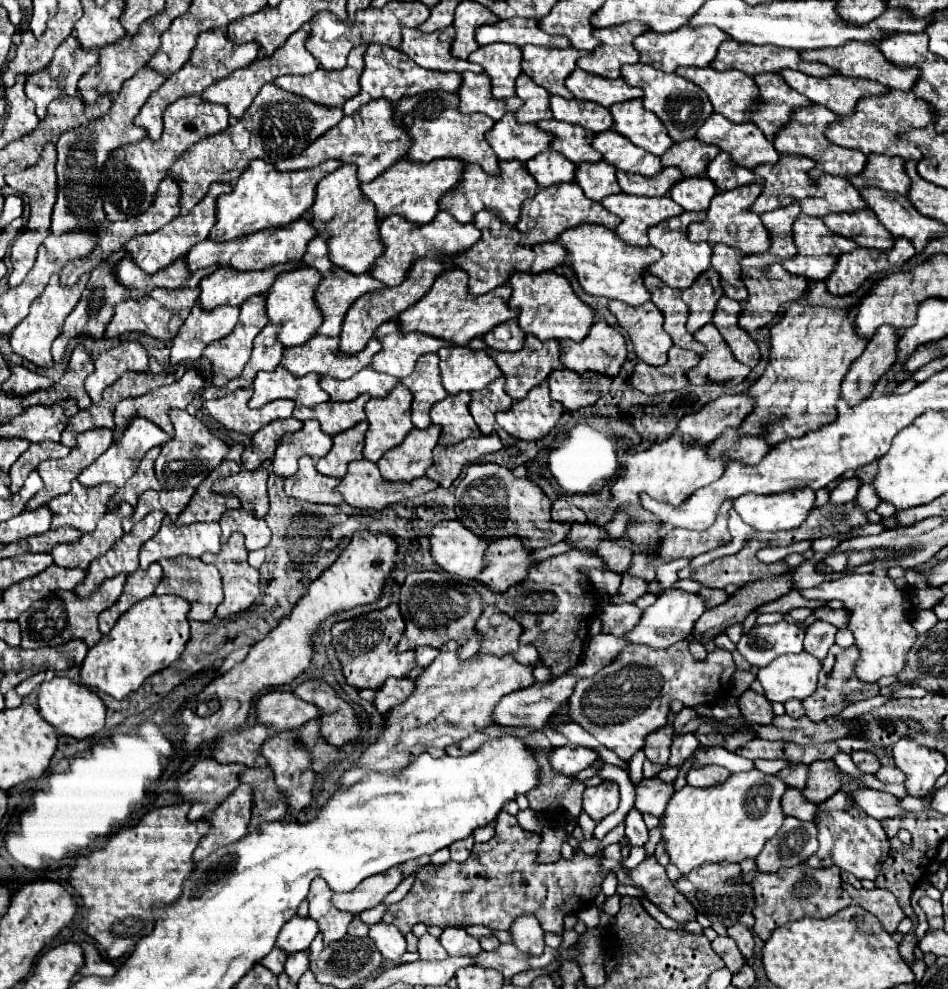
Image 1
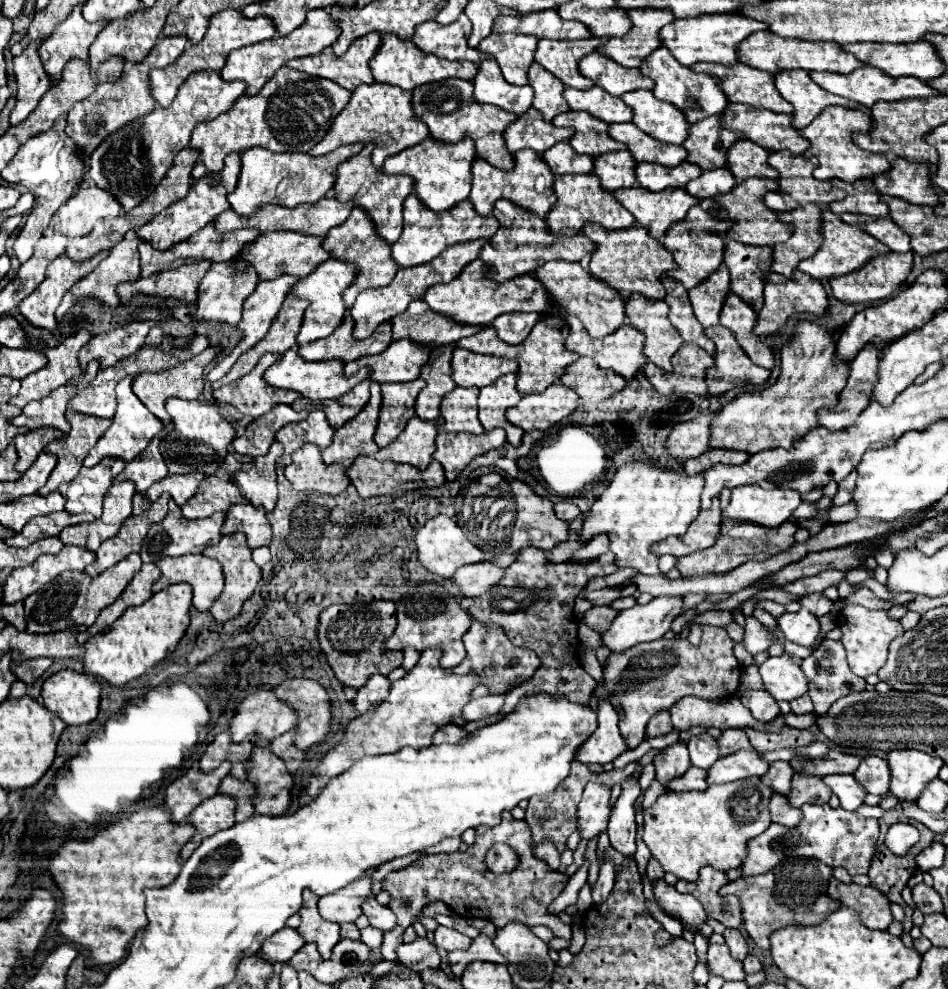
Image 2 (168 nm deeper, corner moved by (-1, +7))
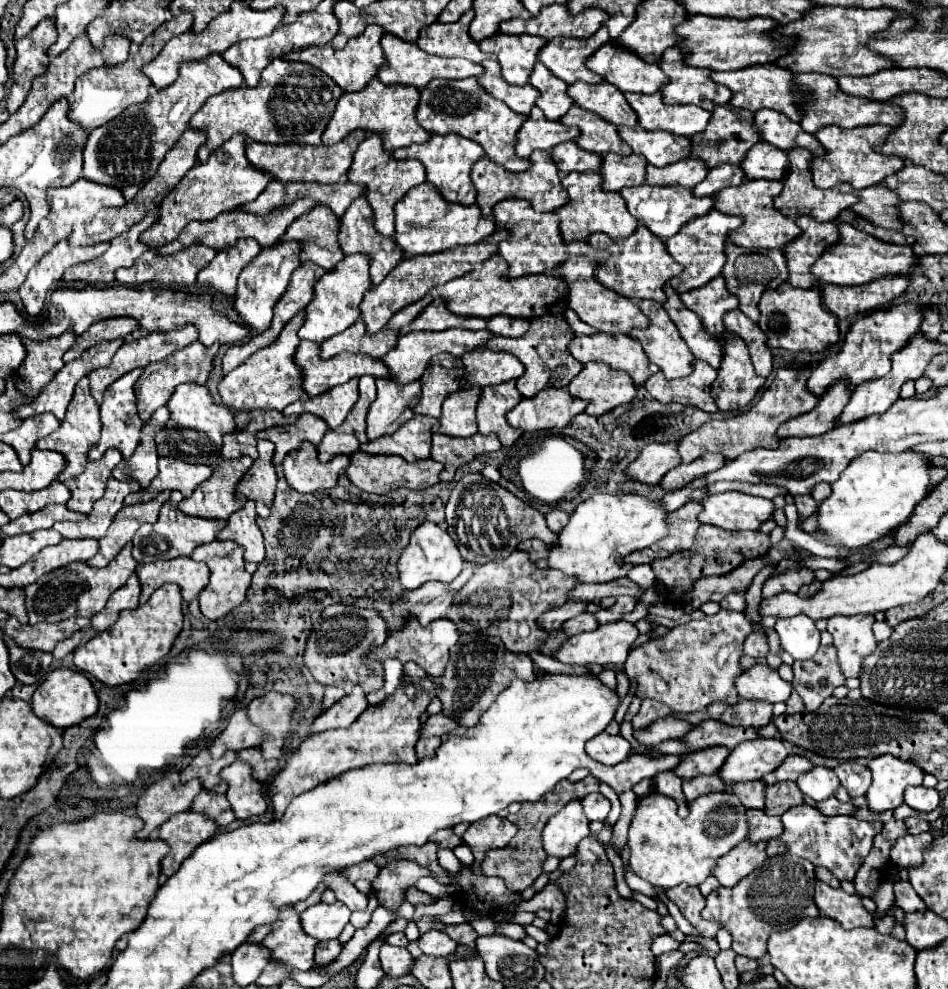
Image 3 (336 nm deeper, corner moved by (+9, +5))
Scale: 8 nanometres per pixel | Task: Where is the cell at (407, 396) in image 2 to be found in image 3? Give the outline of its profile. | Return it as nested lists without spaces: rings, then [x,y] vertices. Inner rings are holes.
[[[378,379],[378,397],[370,405],[366,417],[366,435],[370,441],[394,433],[404,421],[408,421],[414,413],[414,405],[420,399],[420,381],[412,383],[394,383],[390,379]]]

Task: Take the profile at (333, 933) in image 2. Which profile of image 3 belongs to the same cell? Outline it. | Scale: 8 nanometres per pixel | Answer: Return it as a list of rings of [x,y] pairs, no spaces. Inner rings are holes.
[[[284,907],[278,913],[278,919],[272,923],[272,931],[264,937],[262,945],[270,949],[272,961],[280,961],[300,971],[314,967],[316,941],[302,933],[298,913],[294,913],[290,907]]]

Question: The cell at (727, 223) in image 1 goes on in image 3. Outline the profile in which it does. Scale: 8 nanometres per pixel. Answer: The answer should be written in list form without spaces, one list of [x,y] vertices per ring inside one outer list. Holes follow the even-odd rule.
[[[746,181],[738,187],[726,187],[716,197],[716,209],[726,215],[738,215],[744,219],[744,225],[730,235],[732,243],[748,249],[780,249],[786,243],[794,241],[802,231],[792,217],[782,215],[774,207],[774,197],[782,191],[782,181]]]

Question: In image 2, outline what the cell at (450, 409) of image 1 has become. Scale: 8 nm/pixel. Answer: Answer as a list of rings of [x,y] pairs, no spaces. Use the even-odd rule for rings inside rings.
[[[456,387],[456,389],[450,391],[448,395],[444,395],[442,405],[440,405],[440,415],[442,415],[444,423],[438,425],[438,431],[440,431],[440,433],[458,433],[458,431],[484,433],[484,427],[482,427],[482,423],[478,421],[476,399],[478,399],[478,389],[476,389],[476,387]]]

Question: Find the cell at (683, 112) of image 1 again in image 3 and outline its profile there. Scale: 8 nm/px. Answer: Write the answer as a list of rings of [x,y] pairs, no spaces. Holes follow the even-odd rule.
[[[680,47],[668,49],[662,55],[658,65],[670,77],[670,83],[662,87],[662,95],[664,95],[666,103],[694,103],[706,111],[712,111],[716,105],[724,105],[732,99],[730,89],[726,89],[724,85],[718,85],[710,79],[710,69],[698,69],[698,67],[686,65],[684,63],[684,49],[680,49]]]

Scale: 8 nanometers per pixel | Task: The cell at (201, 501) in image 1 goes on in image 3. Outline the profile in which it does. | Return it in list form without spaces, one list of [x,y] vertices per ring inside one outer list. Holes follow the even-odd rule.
[[[250,457],[240,459],[222,459],[214,469],[212,477],[206,479],[198,489],[178,503],[188,515],[204,519],[228,519],[234,511],[240,509],[234,491],[242,475],[252,467]]]

